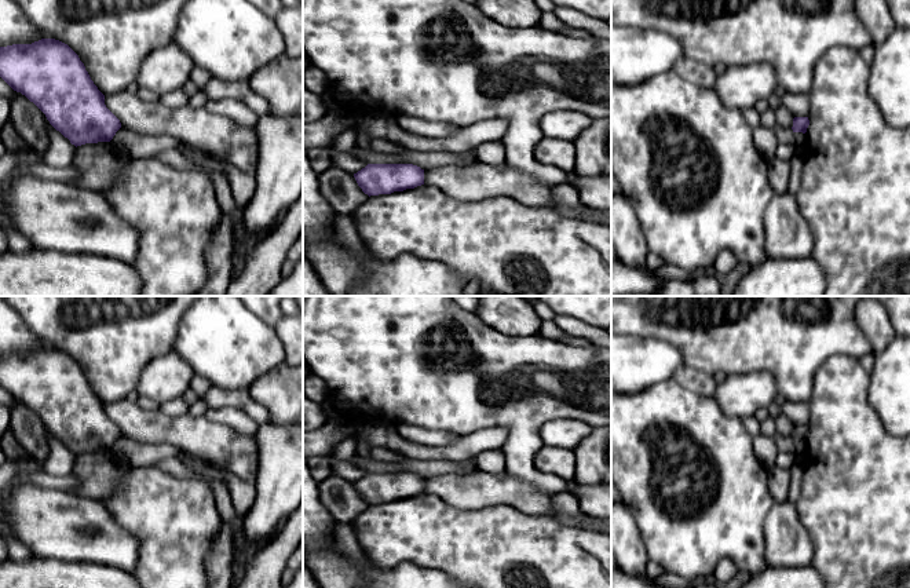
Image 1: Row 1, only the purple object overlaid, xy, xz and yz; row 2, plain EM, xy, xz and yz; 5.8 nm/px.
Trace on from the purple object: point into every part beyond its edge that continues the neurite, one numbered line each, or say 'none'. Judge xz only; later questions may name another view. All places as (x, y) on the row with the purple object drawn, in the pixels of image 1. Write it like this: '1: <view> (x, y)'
none

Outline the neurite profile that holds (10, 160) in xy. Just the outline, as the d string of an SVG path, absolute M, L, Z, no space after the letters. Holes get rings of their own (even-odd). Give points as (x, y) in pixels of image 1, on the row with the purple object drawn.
M6 151L0 158L0 180L8 180L25 156L25 151Z

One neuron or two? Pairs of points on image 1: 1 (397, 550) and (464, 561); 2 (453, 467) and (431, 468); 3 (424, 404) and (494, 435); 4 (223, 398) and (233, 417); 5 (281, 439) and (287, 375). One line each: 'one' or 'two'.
1: one
2: one
3: two
4: two
5: two

